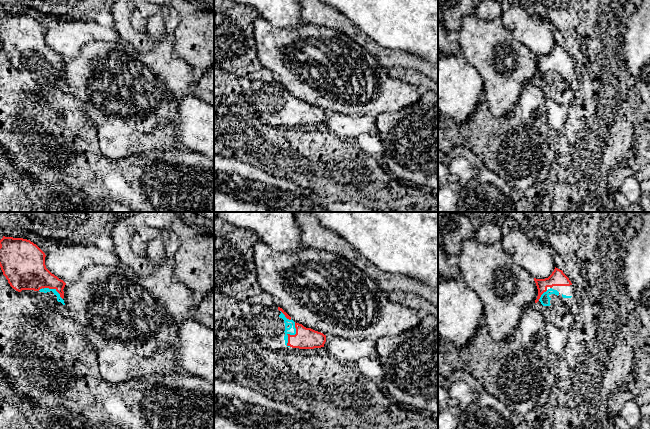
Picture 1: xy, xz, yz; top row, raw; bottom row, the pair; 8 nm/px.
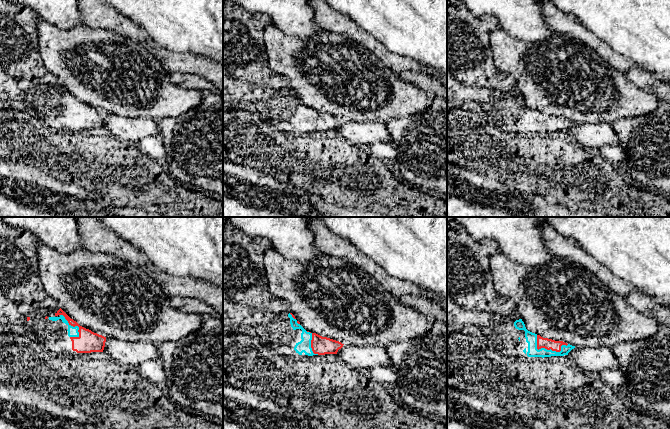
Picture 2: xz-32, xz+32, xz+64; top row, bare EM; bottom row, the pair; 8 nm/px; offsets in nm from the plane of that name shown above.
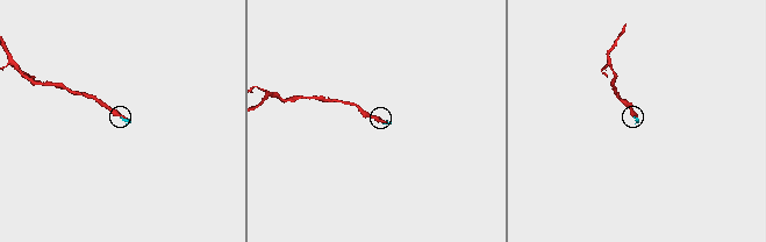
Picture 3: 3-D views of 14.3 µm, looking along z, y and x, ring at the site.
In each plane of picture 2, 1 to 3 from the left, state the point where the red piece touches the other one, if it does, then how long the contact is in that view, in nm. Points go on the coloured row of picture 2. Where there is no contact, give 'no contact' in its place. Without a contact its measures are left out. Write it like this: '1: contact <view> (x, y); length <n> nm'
1: contact xz-32 (75, 326); length 240 nm
2: contact xz+32 (310, 343); length 220 nm
3: contact xz+64 (548, 350); length 280 nm

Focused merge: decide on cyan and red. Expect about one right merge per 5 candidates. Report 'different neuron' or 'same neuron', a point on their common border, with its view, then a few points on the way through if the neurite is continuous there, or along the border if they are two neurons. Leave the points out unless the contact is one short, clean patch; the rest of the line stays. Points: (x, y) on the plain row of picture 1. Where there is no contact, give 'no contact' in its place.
same neuron; meets cyan in xz at (291, 110)

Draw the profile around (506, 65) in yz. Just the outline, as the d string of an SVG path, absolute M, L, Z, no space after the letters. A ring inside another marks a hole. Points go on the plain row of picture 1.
M475 14L463 17L457 43L483 78L484 99L492 114L511 113L523 86L537 75L533 52L515 40L500 20L484 20Z

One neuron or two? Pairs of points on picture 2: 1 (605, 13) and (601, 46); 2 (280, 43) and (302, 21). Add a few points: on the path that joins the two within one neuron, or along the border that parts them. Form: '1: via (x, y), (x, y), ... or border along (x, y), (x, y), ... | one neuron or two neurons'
1: border along (584, 25), (621, 54) | two neurons
2: border along (273, 24), (287, 34), (311, 38) | two neurons

